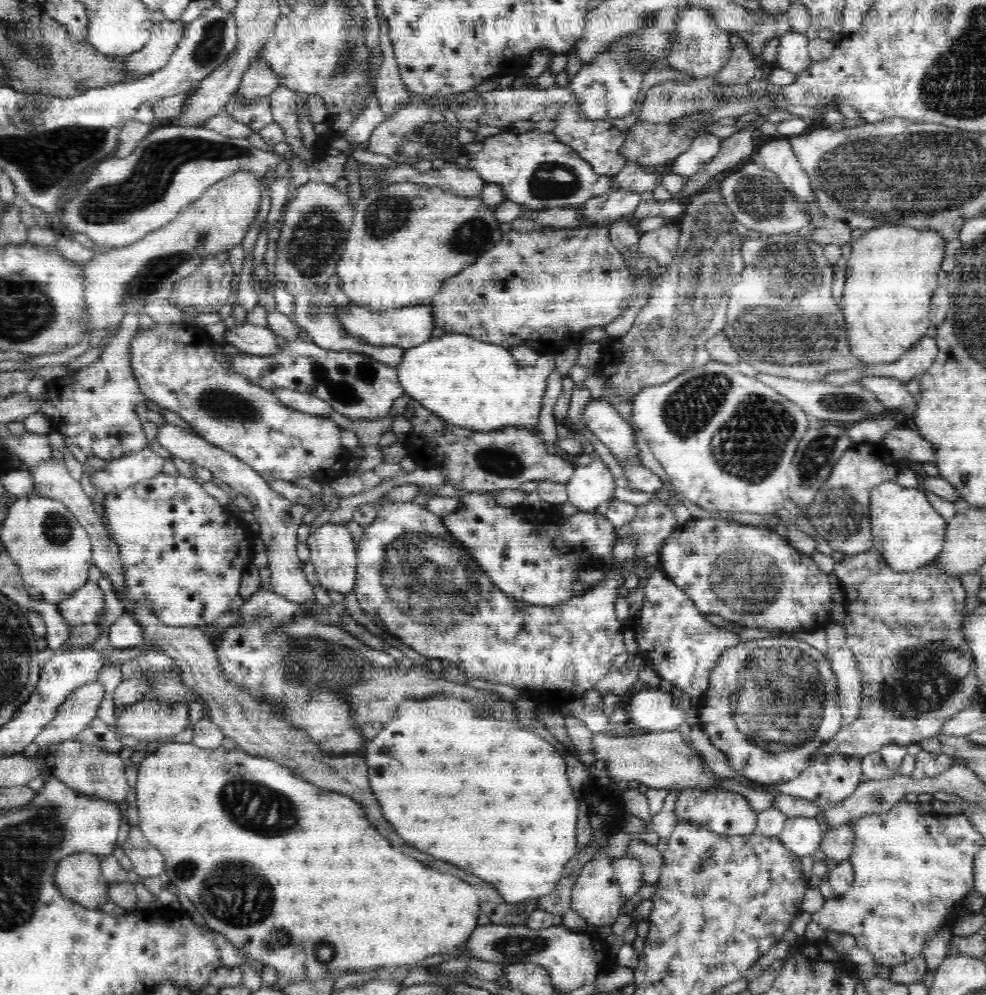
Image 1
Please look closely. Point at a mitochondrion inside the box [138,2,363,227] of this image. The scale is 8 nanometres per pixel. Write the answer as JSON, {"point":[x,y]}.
{"point":[210,47]}

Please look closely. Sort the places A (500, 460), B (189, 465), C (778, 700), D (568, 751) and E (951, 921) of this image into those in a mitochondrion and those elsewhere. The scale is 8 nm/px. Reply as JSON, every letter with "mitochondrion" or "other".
{"A":"mitochondrion","B":"other","C":"mitochondrion","D":"other","E":"other"}

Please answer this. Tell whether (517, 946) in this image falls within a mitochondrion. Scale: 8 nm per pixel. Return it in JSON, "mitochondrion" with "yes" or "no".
{"mitochondrion":"yes"}

